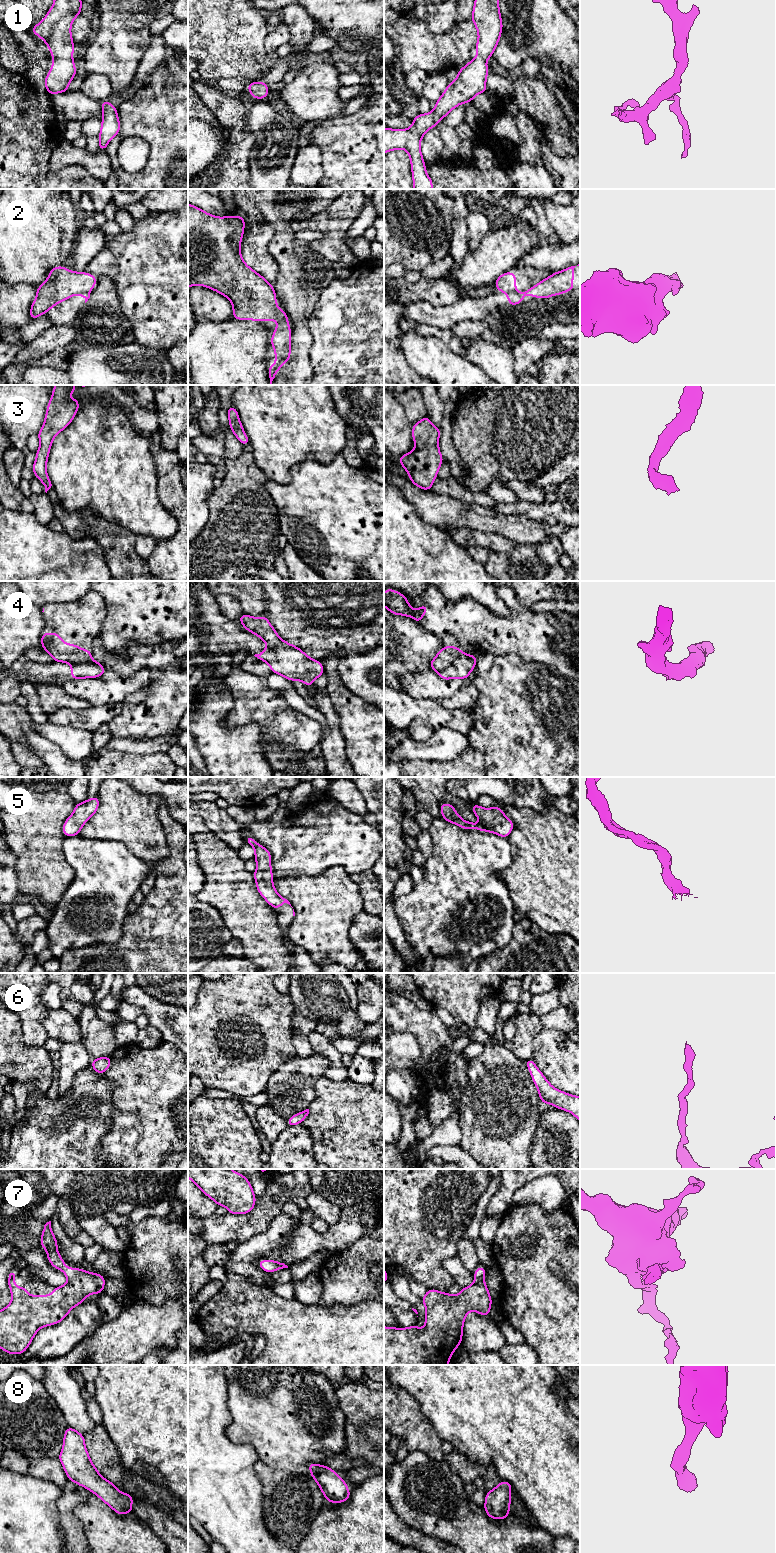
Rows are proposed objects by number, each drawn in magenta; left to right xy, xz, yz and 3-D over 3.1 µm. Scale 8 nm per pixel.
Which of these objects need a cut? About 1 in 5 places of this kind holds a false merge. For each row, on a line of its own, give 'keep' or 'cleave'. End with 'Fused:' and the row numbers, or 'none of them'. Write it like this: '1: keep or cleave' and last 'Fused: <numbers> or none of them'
1: keep
2: cleave
3: keep
4: cleave
5: keep
6: keep
7: keep
8: keep
Fused: 2, 4

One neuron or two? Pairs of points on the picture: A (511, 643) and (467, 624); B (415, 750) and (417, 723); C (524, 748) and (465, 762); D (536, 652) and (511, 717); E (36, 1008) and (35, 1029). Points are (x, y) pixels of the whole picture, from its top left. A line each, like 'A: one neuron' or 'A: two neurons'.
A: one neuron
B: two neurons
C: two neurons
D: two neurons
E: one neuron

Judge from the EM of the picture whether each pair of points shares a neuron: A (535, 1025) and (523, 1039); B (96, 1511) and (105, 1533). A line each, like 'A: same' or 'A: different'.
A: same
B: same

